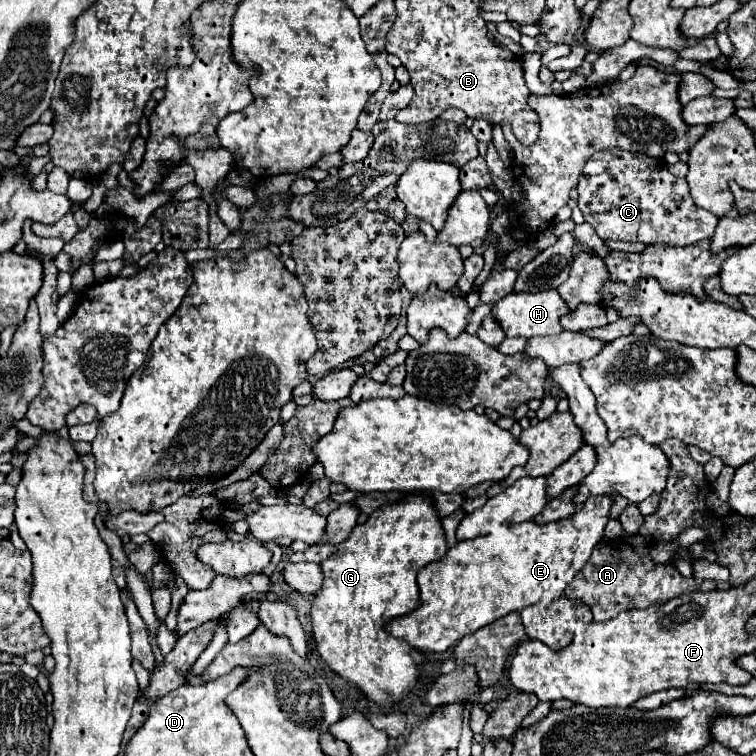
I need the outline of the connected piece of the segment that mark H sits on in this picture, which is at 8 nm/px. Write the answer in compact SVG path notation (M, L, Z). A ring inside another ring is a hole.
M540 291L540 293L510 293L504 299L496 301L492 305L492 317L498 321L498 325L504 329L506 337L536 337L536 335L558 335L560 331L560 317L566 315L570 309L558 295L558 291Z

